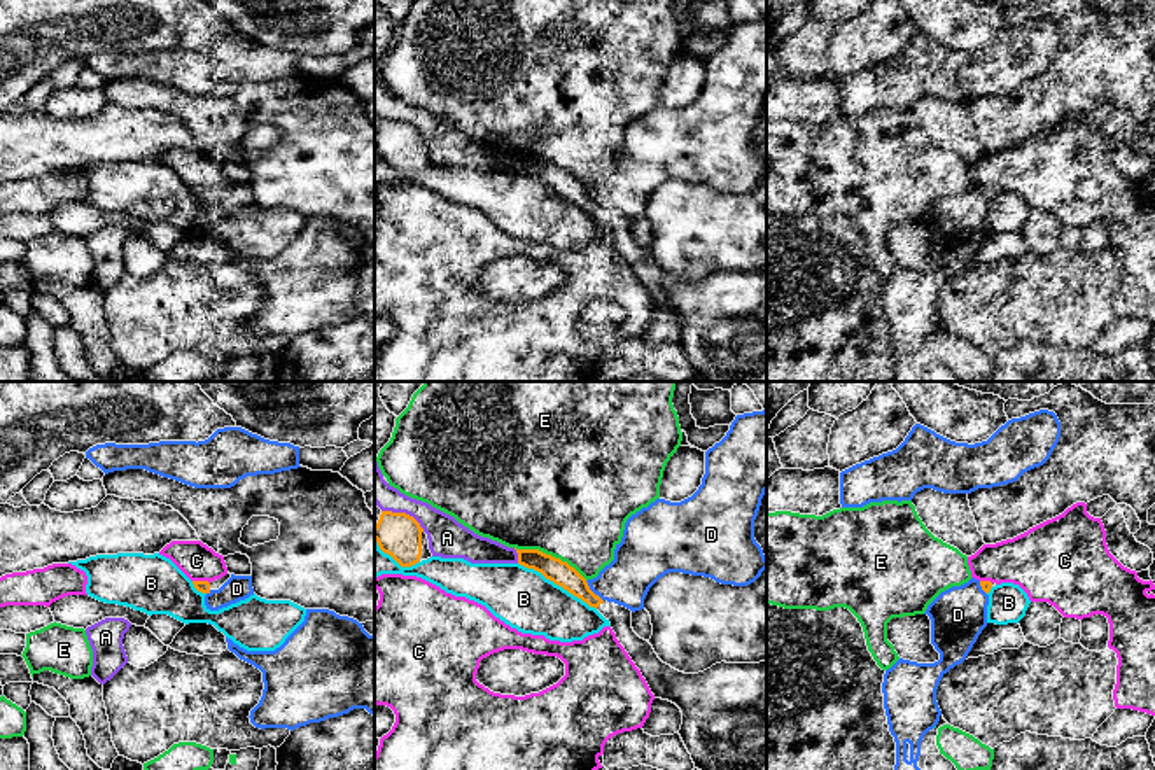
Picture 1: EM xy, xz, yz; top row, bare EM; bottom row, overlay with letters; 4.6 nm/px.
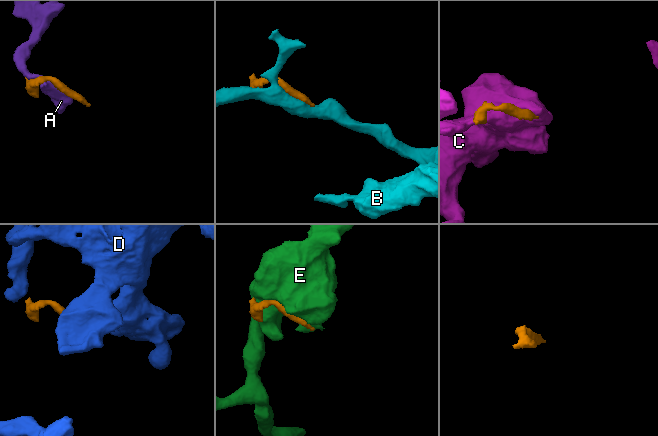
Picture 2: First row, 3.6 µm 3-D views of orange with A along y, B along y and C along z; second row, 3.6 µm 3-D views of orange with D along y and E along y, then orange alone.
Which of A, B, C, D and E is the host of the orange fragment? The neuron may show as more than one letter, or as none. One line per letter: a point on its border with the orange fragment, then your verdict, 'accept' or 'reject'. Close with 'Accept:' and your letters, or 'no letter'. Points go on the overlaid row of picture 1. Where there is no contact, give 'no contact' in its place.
A: contact xz (405, 513); reject
B: contact xz (557, 583); reject
C: contact xy (202, 581); reject
D: contact xz (592, 592); reject
E: contact xz (550, 555); reject
Accept: no letter

